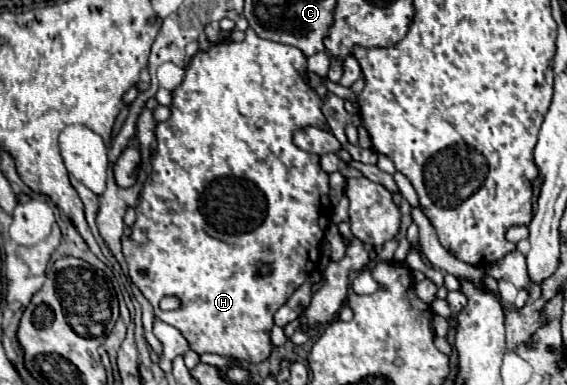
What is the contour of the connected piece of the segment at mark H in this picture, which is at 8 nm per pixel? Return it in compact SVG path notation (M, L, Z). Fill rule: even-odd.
M253 29L245 31L245 39L235 43L235 41L223 41L217 43L205 51L197 51L193 61L185 69L185 77L181 85L171 91L171 105L169 105L169 119L161 121L155 125L155 155L151 163L151 175L141 191L139 205L135 207L137 211L137 221L133 225L133 233L130 236L122 237L122 252L131 271L131 281L139 287L139 291L145 295L145 299L153 305L155 317L173 325L175 329L181 331L181 335L187 339L189 347L197 351L199 355L203 353L217 353L217 355L227 355L235 357L241 363L261 363L271 355L271 327L273 327L273 315L275 311L299 289L309 273L319 267L321 259L321 239L325 235L325 229L329 225L329 215L331 215L331 201L329 201L329 175L321 169L319 165L319 155L309 153L299 149L293 143L293 135L305 127L321 127L329 129L327 121L321 113L323 101L307 85L307 57L291 45L267 41L255 35ZM139 269L147 269L147 275L139 275ZM163 297L177 297L179 307L173 311L161 311L159 301Z

